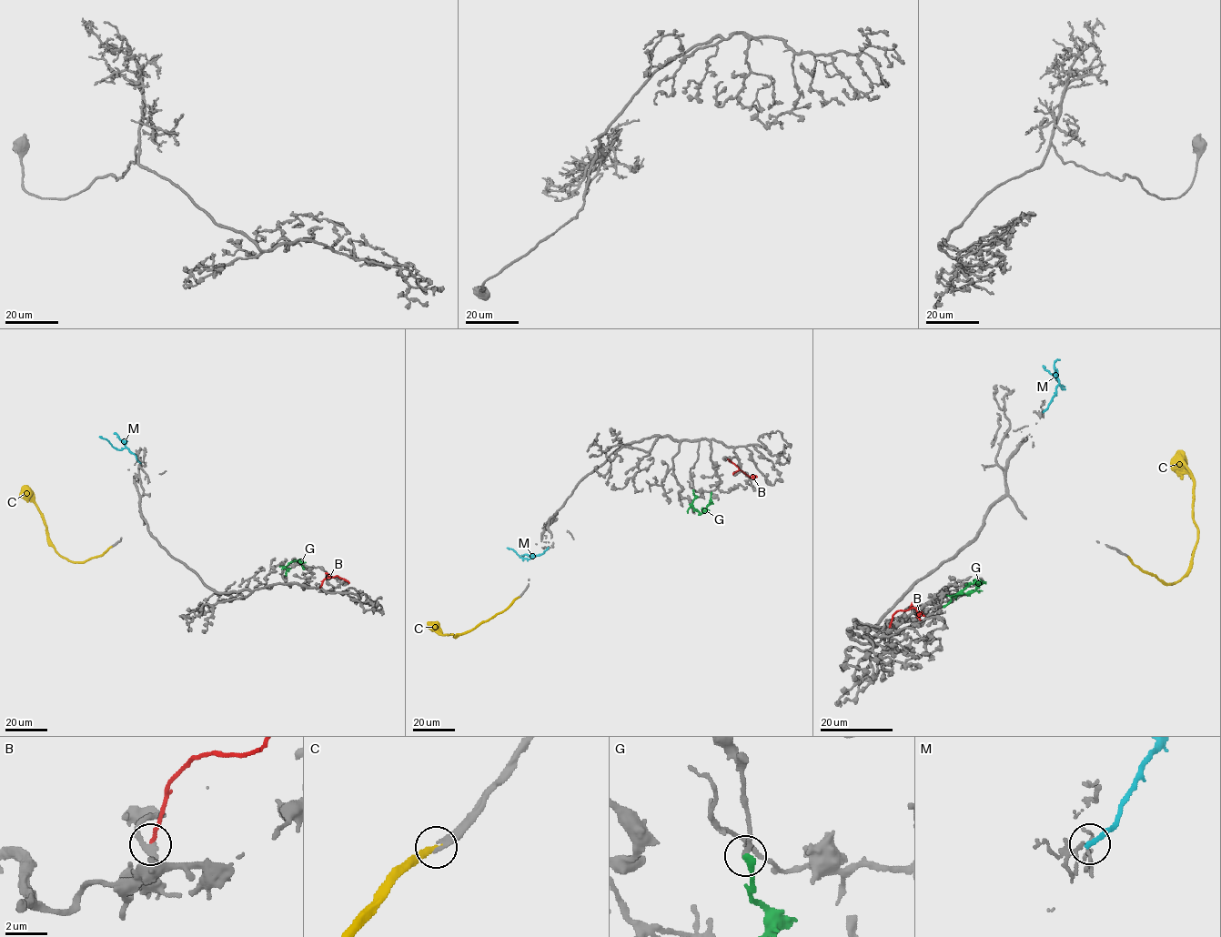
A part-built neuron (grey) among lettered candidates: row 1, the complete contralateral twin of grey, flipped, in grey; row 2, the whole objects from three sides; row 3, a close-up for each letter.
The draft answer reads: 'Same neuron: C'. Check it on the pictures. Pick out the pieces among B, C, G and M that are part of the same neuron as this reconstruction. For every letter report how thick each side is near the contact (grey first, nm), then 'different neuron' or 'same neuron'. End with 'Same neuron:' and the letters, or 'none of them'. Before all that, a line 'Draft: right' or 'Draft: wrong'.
Draft: right
B: 280 nm thick on the grey side, 220 nm on the other; different neuron
C: 280 nm thick on the grey side, 300 nm on the other; same neuron
G: 240 nm thick on the grey side, 320 nm on the other; different neuron
M: 180 nm thick on the grey side, 280 nm on the other; different neuron
Same neuron: C

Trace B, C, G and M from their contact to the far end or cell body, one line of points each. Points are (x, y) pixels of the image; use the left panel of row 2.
B: (320, 587), (325, 579), (336, 576), (349, 583)
C: (110, 547), (101, 555), (85, 561), (70, 561), (61, 556), (47, 535), (43, 515), (24, 486)
G: (285, 575), (287, 569), (285, 568), (292, 561), (301, 563), (304, 569)
M: (140, 463), (126, 448), (116, 449), (99, 436)

